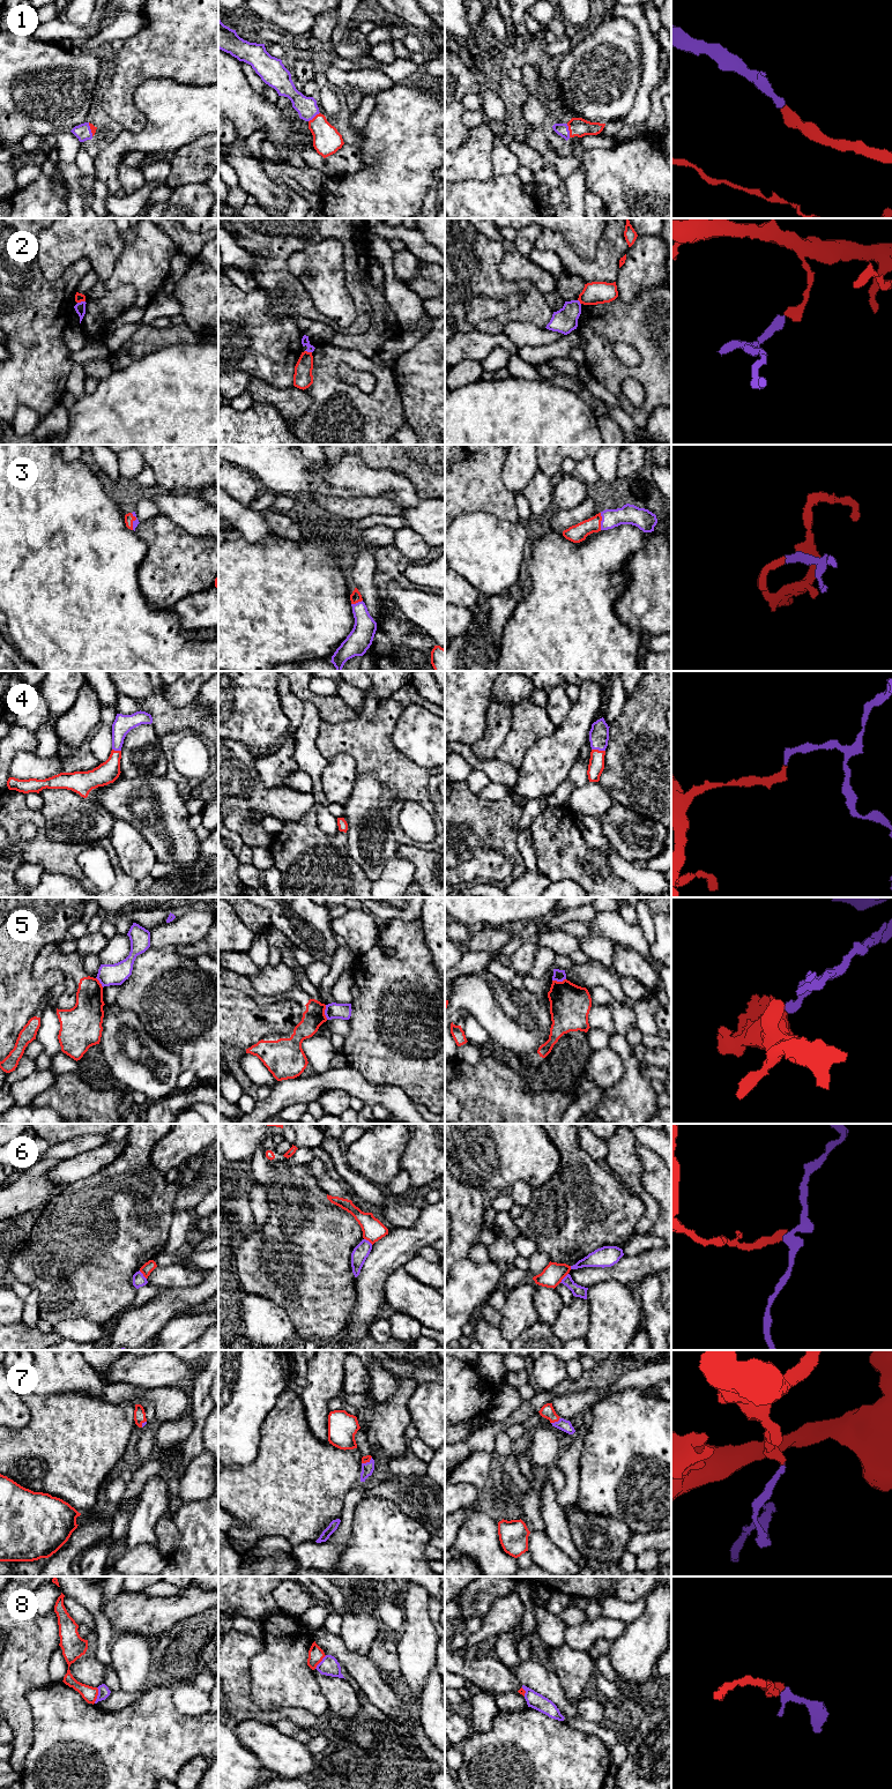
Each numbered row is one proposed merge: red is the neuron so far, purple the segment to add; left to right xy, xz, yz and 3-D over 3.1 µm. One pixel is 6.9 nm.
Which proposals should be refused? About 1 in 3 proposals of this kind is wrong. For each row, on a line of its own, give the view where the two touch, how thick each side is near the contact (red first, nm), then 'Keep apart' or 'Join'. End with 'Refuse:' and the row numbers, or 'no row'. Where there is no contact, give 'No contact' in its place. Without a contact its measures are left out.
1: Touches red in yz. Thickness 130 nm (red) against 90 nm. Join
2: Touches red in xy. Thickness 60 nm (red) against 80 nm. Keep apart
3: Touches red in yz. Thickness 120 nm (red) against 140 nm. Join
4: Touches red in yz. Thickness 110 nm (red) against 140 nm. Join
5: Touches red in xz. Thickness 150 nm (red) against 110 nm. Keep apart
6: Touches red in yz. Thickness 150 nm (red) against 80 nm. Keep apart
7: Touches red in yz. Thickness 90 nm (red) against 80 nm. Join
8: Touches red in xy. Thickness 110 nm (red) against 80 nm. Keep apart
Refuse: 2, 5, 6, 8

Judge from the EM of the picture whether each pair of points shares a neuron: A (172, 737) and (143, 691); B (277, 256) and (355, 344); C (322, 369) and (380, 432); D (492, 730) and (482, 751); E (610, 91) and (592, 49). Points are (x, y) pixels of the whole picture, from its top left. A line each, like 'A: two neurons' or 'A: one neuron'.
A: two neurons
B: two neurons
C: one neuron
D: one neuron
E: one neuron

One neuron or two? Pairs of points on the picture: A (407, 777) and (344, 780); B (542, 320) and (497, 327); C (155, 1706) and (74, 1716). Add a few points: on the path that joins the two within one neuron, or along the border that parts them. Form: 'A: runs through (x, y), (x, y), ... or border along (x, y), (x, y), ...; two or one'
A: border along (333, 758), (348, 753), (355, 761), (357, 773); two
B: runs through (530, 315), (508, 317); one
C: runs through (135, 1722), (94, 1722); one

